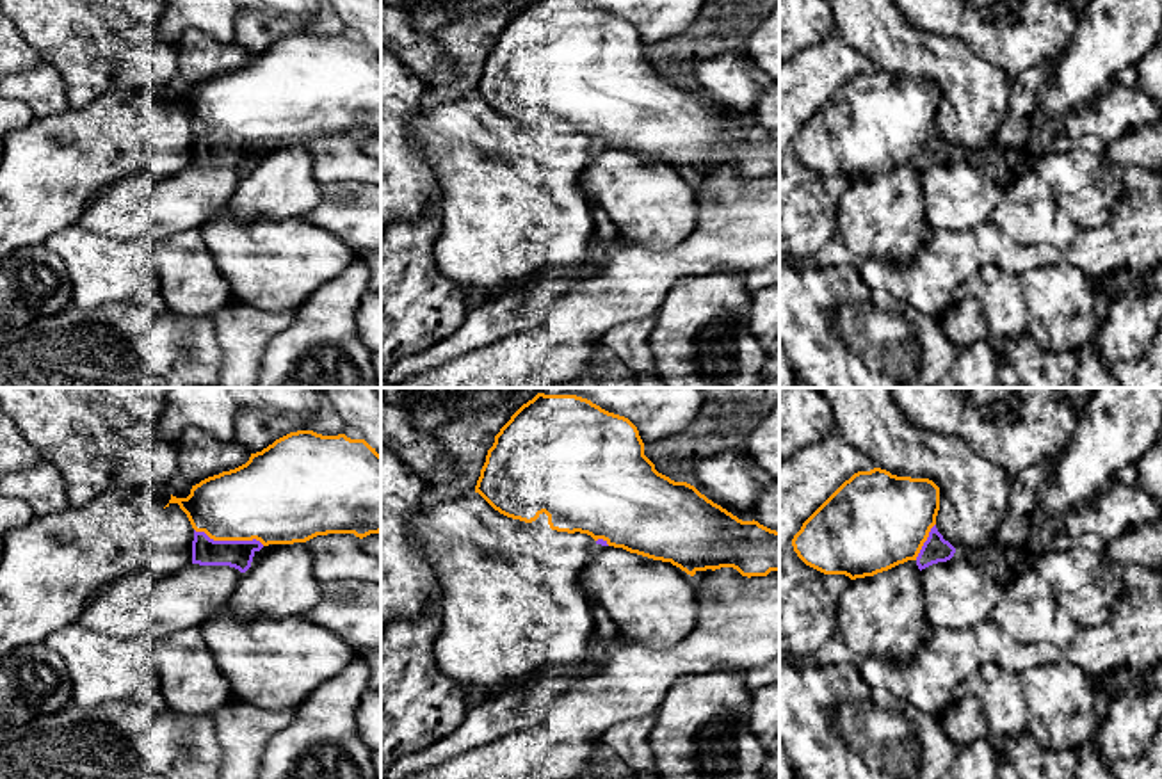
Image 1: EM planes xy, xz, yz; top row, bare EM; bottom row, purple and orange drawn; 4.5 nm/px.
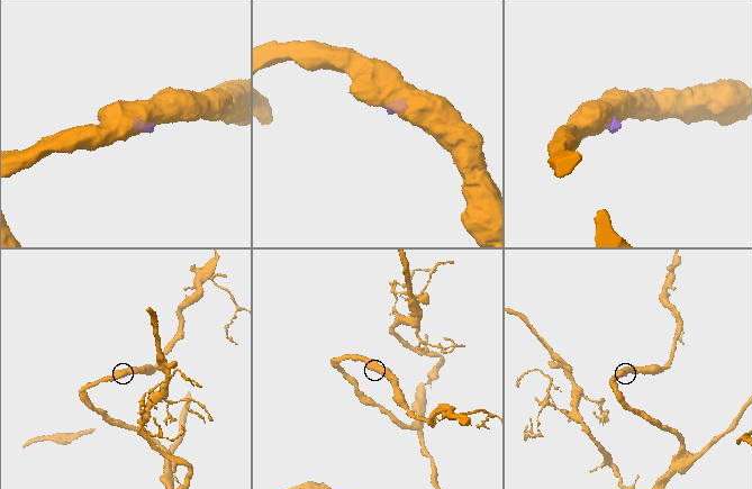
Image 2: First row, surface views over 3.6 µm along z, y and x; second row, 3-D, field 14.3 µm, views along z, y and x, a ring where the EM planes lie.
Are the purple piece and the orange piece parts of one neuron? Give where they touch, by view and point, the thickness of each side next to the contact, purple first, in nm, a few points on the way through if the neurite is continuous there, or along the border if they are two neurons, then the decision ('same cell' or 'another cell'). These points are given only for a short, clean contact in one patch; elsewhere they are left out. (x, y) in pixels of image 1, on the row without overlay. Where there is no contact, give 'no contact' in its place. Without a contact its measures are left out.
xy (230, 143) | 130/380 nm | across xy (205, 153), (217, 143), (230, 143), (266, 100) | same cell

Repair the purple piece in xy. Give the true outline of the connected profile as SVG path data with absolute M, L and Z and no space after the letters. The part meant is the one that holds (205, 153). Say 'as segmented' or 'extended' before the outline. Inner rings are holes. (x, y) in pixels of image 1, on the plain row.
extended | M297 32L276 41L262 53L251 55L246 66L192 87L187 100L171 96L169 105L178 105L194 130L192 165L230 167L246 174L254 155L269 146L306 144L327 135L354 135L359 141L379 135L381 57L365 41Z

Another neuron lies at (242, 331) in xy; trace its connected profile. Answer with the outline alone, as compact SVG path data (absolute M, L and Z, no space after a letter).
M230 301L212 320L222 352L217 388L254 388L269 341L292 325L295 313L269 313Z

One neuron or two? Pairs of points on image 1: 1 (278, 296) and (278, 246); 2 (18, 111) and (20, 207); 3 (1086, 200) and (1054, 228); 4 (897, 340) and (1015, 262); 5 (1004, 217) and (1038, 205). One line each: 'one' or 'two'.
1: one
2: two
3: two
4: two
5: one

